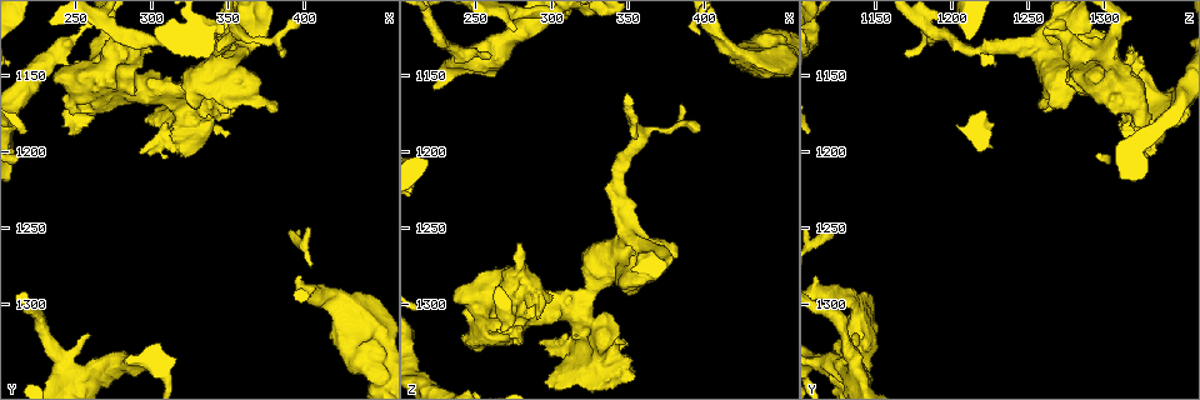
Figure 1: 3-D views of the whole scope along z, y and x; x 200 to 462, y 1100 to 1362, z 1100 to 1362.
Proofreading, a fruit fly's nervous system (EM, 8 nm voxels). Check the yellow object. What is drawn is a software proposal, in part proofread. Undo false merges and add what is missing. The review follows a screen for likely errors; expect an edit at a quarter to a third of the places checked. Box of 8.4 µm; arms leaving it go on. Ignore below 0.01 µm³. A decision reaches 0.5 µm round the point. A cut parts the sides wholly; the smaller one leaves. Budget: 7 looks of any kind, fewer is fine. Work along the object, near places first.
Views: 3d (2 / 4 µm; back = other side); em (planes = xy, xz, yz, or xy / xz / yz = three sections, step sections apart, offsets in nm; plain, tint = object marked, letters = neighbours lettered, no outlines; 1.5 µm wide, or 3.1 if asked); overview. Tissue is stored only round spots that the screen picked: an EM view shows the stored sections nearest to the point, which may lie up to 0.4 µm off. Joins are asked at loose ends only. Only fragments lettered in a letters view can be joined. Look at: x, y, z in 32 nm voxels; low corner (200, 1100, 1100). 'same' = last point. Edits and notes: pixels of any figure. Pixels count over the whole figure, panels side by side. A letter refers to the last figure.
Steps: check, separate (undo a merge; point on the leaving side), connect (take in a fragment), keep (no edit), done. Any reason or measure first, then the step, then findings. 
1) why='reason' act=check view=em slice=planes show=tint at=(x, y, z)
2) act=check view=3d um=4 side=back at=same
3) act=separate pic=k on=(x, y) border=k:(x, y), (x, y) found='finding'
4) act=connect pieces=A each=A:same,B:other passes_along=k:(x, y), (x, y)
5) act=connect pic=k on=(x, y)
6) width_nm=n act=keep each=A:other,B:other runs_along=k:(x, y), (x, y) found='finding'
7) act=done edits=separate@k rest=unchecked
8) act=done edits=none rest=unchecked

why='stops while still wide' act=check view=em slice=yz step=4 show=tint at=(294, 1200, 1324)

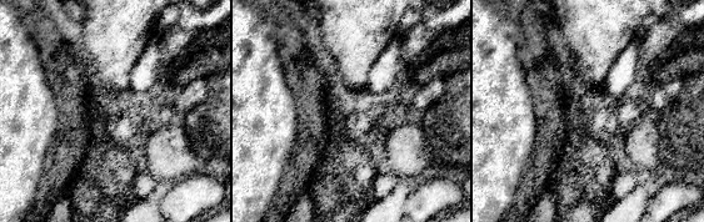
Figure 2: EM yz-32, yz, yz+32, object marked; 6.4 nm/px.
why='another direction' act=check view=em slice=planes show=letters at=same

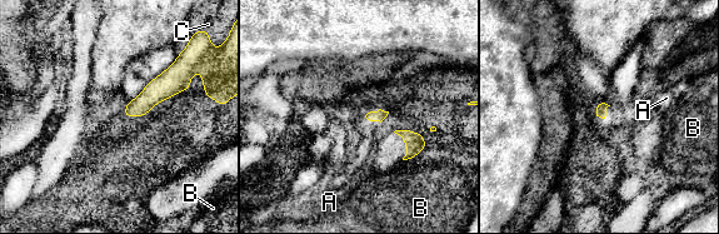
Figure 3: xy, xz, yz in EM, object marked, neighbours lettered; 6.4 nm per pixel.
longest_contact=B:200nm act=keep each=A:other,B:other,C:other found='none of them fits'

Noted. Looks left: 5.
act=check view=em slice=xy step=8 show=tint at=(444, 1296, 1148)

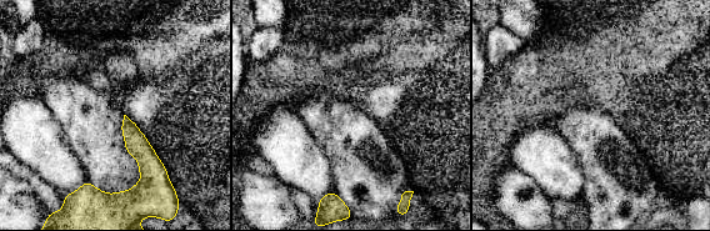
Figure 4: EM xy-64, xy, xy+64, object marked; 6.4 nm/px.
act=check view=em slice=planes show=letters at=same

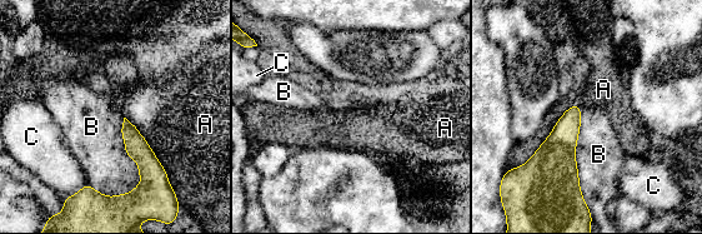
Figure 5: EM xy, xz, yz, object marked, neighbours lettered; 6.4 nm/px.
longest_contact=B:550nm act=keep each=A:other,B:other,C:other found='no lettered fragment goes on from it'

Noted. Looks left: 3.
why='branch stops here' act=check view=em slice=planes show=letters at=(258, 1318, 1136)

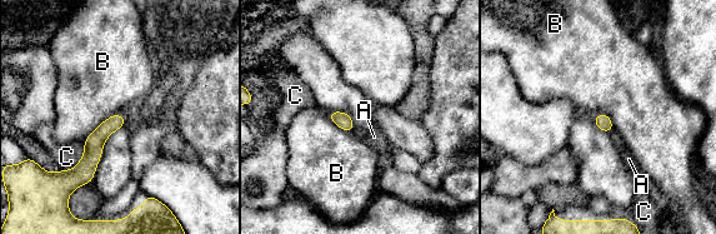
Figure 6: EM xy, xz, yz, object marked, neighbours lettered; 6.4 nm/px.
act=keep each=A:other,B:other,C:other runs_along=6:(116, 116), (78, 172) found='none of them fits'

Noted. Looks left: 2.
act=done edits=none rest=unchecked

